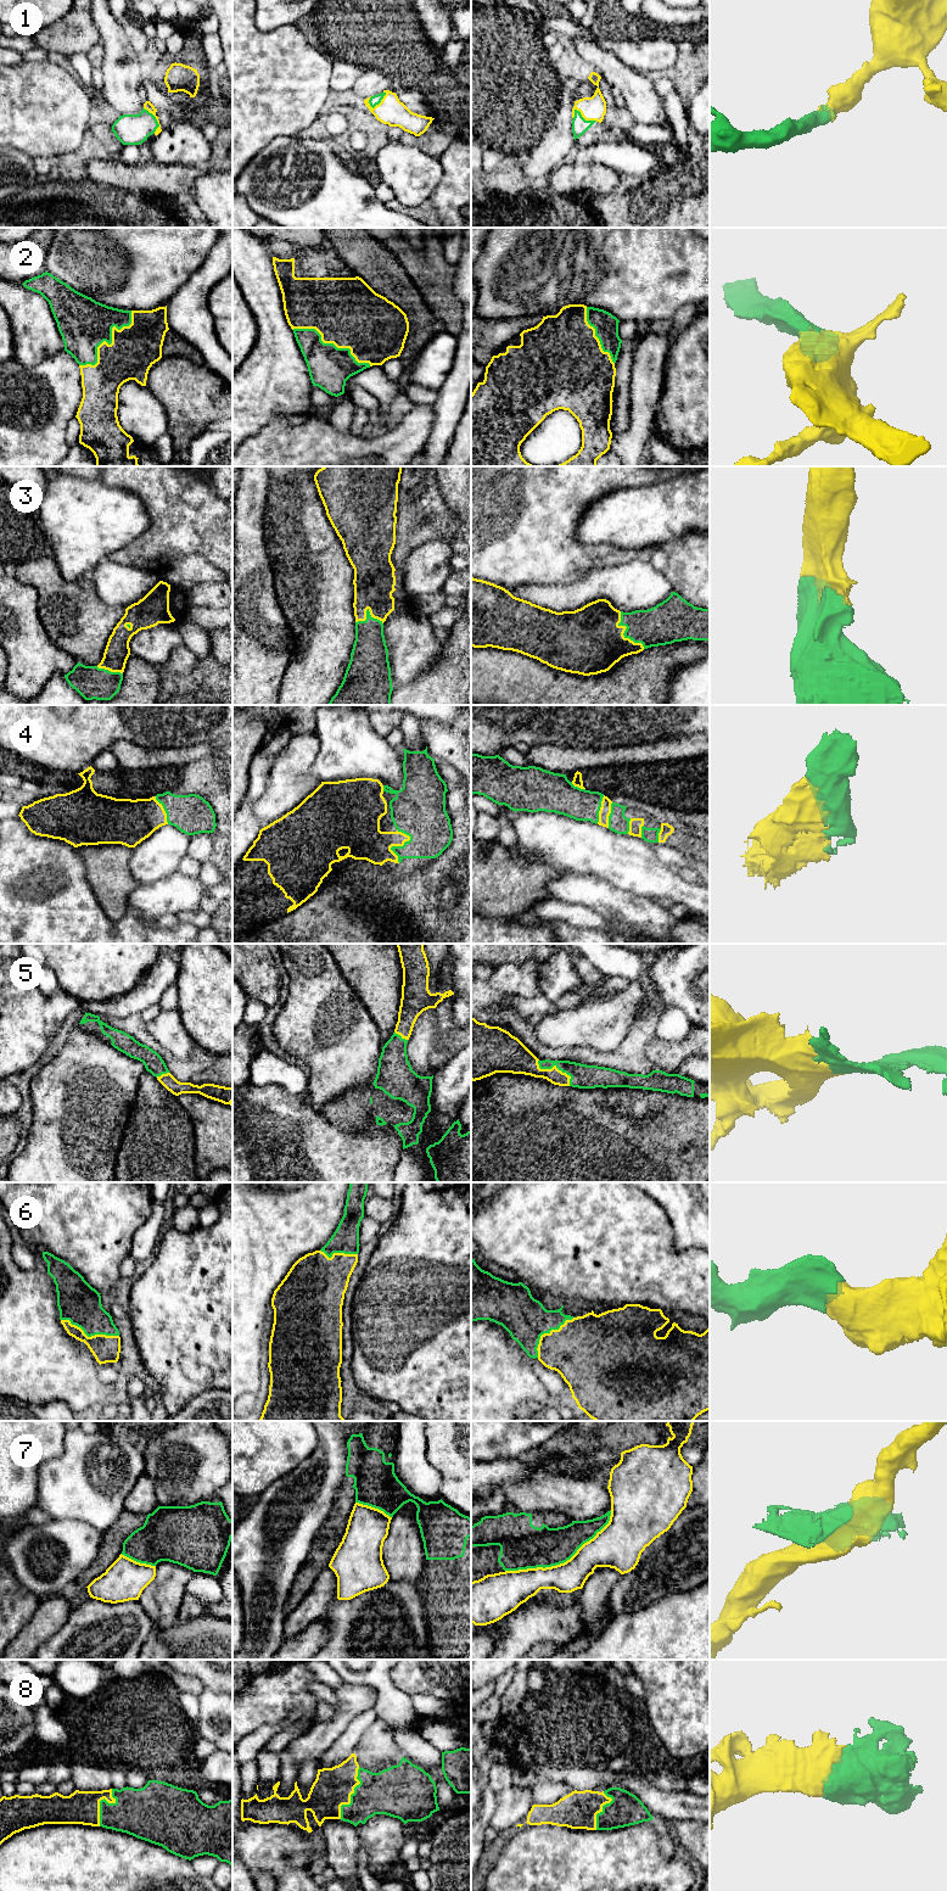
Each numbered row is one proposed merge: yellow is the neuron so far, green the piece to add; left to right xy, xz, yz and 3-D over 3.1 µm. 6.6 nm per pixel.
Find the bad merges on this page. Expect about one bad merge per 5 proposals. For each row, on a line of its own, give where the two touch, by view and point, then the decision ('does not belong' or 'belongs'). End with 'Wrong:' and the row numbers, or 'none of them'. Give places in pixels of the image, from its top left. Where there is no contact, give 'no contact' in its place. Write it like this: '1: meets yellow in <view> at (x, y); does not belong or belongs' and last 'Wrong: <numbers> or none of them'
1: meets yellow in yz at (584, 118); belongs
2: meets yellow in xy at (112, 342); belongs
3: meets yellow in yz at (623, 632); belongs
4: meets yellow in xz at (399, 845); belongs
5: meets yellow in yz at (555, 1067); belongs
6: meets yellow in xy at (91, 1336); belongs
7: meets yellow in yz at (564, 1562); does not belong
8: meets yellow in xz at (351, 1794); belongs
Wrong: 7

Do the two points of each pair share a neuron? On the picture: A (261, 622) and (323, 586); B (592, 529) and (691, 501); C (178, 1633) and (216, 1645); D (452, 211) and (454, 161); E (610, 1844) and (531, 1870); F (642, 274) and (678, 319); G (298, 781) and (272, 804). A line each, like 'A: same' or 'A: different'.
A: different
B: same
C: same
D: same
E: same
F: different
G: same

